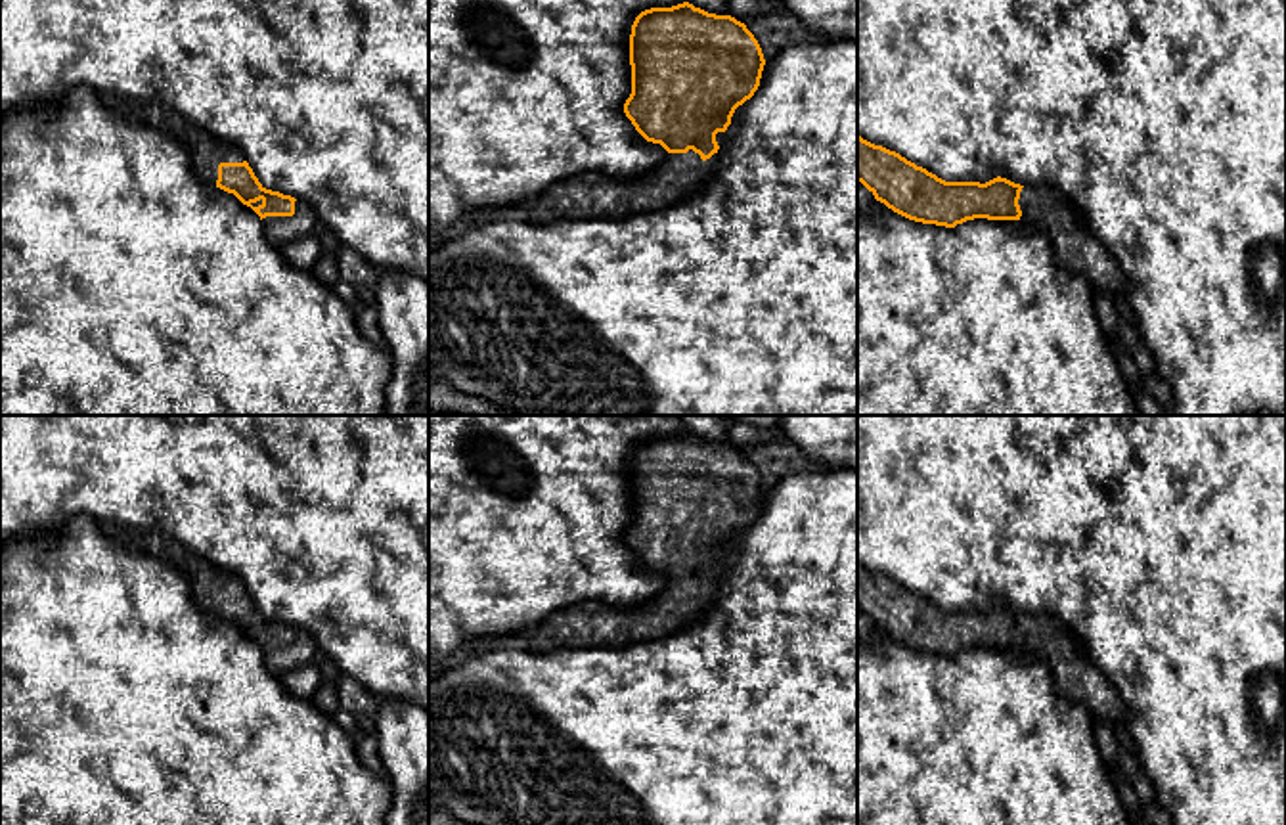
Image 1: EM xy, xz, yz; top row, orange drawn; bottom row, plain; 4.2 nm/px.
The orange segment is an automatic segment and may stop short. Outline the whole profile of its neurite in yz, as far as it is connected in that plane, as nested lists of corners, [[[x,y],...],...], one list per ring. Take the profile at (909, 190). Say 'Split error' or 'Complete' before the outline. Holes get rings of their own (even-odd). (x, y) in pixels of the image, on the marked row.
Split error. [[[857,136],[857,182],[894,212],[922,224],[955,228],[966,220],[987,218],[1020,220],[1030,226],[1039,226],[1060,268],[1085,278],[1093,289],[1110,295],[1118,306],[1125,310],[1125,279],[1116,256],[1093,234],[1083,211],[1051,184],[1037,182],[1020,186],[1001,176],[986,184],[945,182],[899,153],[875,145],[861,136]]]

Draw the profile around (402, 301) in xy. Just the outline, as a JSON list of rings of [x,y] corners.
[[[387,270],[371,299],[392,358],[387,412],[429,415],[429,285],[408,272]]]

